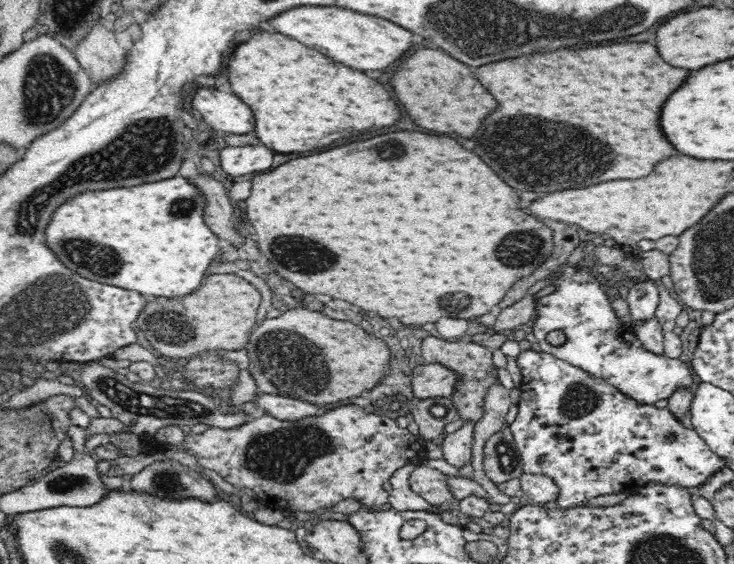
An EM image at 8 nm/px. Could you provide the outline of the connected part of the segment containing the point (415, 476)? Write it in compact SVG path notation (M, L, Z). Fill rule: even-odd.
M417 464L409 477L410 488L431 505L438 506L453 500L447 485L448 473Z

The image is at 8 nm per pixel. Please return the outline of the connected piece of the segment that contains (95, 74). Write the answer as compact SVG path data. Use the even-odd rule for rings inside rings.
M98 23L75 48L74 55L93 84L112 80L126 66L127 52L117 43L114 33Z

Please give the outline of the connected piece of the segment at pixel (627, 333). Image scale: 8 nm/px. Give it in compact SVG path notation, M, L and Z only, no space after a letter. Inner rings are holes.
M562 263L552 274L556 278L552 283L555 290L536 302L538 317L532 326L532 334L542 351L606 380L640 403L652 405L658 400L668 400L680 387L689 388L693 381L691 368L679 359L647 351L631 326L622 323L615 314L606 287L592 273L584 267ZM552 330L562 330L566 341L559 346L548 343L546 335Z

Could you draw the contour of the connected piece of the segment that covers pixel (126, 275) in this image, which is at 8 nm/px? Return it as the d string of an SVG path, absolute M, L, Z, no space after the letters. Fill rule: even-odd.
M173 177L158 182L146 182L142 186L130 186L130 188L112 188L112 190L88 190L82 194L76 194L74 198L70 198L70 202L64 202L62 206L58 206L58 210L54 212L50 224L46 226L46 246L58 256L58 260L70 268L72 272L76 272L78 276L85 279L101 282L102 284L119 286L124 290L134 290L142 293L147 298L178 298L186 297L192 294L203 282L204 271L210 263L215 263L219 257L216 257L220 248L218 247L218 237L212 233L203 219L203 210L206 204L206 197L200 189L192 185L190 181L182 177Z

